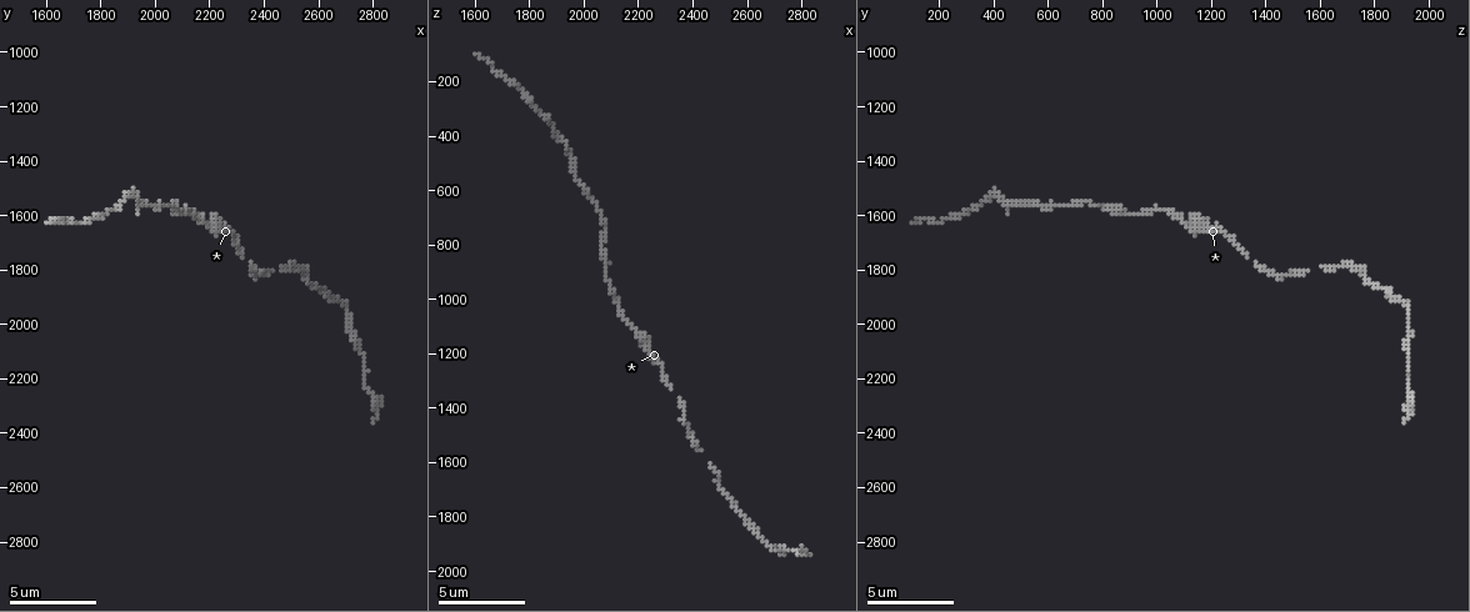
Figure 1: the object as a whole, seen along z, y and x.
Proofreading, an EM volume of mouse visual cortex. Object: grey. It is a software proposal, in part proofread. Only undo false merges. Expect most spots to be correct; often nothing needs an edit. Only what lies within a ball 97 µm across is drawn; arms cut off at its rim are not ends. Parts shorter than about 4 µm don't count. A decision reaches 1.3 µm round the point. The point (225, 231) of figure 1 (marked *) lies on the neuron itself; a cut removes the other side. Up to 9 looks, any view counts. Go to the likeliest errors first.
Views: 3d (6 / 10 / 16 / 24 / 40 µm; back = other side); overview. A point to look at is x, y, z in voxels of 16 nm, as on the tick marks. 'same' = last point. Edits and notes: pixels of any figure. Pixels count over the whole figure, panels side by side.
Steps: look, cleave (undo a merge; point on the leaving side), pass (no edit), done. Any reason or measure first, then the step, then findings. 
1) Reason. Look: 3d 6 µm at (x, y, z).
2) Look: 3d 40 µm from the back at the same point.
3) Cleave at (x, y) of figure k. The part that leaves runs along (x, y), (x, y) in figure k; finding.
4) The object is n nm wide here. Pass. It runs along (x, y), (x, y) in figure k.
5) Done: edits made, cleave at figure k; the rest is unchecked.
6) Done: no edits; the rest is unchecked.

A narrow waist. Look: 3d 16 µm at (2090, 1590, 910).

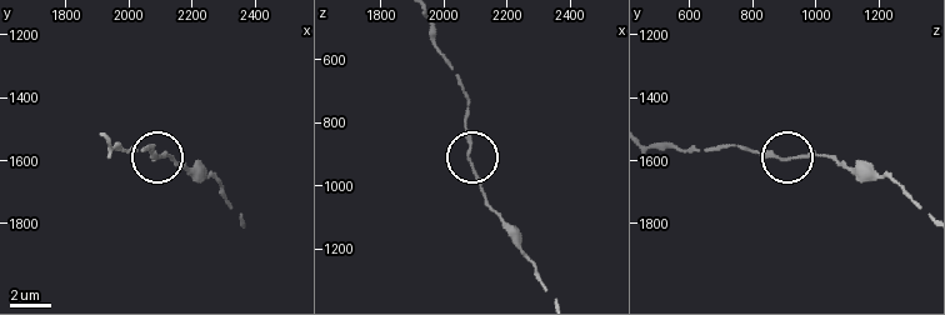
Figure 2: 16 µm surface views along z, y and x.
Look: 3d 16 µm from the back at (2090, 1590, 920).

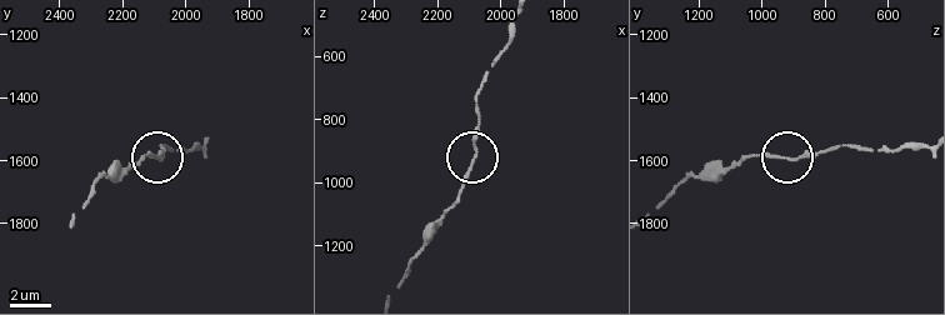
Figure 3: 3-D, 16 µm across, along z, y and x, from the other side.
Pass. It runs along (699, 179), (723, 178), (758, 154), (809, 159), (836, 149) in figure 3; all the same neuron.

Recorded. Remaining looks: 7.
Thin neck. Look: 3d 10 µm at (2470, 1780, 1620).

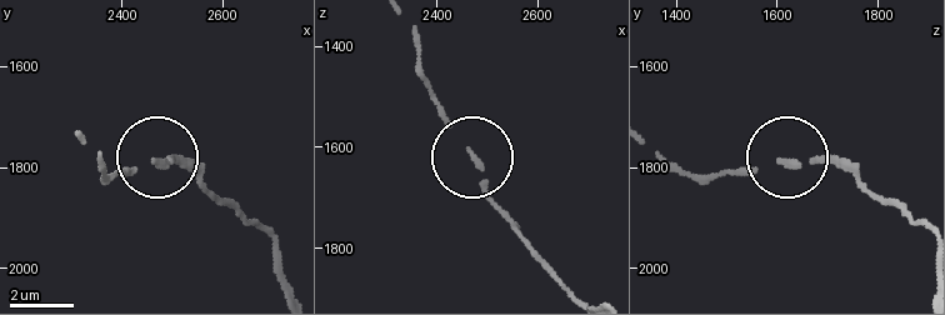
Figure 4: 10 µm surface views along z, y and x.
Look: 3d 10 µm from the back at (2470, 1795, 1615).

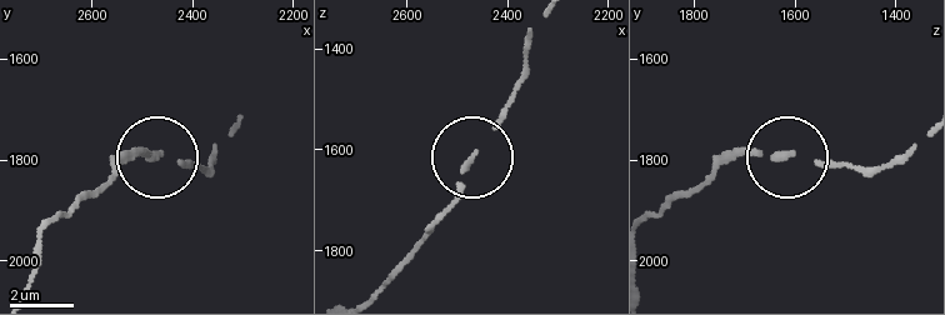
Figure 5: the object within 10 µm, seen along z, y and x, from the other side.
Pass. One neuron here.

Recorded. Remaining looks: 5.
Calibre changes. Look: 3d 10 µm at (2770, 2220, 1920).

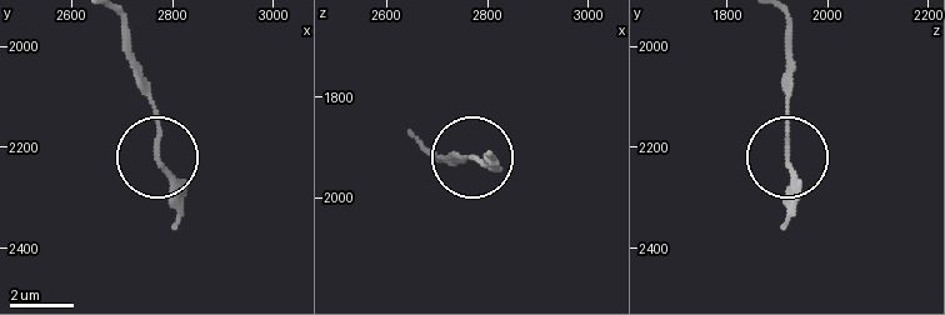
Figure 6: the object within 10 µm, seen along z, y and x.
The object is 140 nm wide here. Pass. All the same neuron.

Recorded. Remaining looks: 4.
Thick turns thin. Look: 3d 6 µm at (1990, 1570, 580).

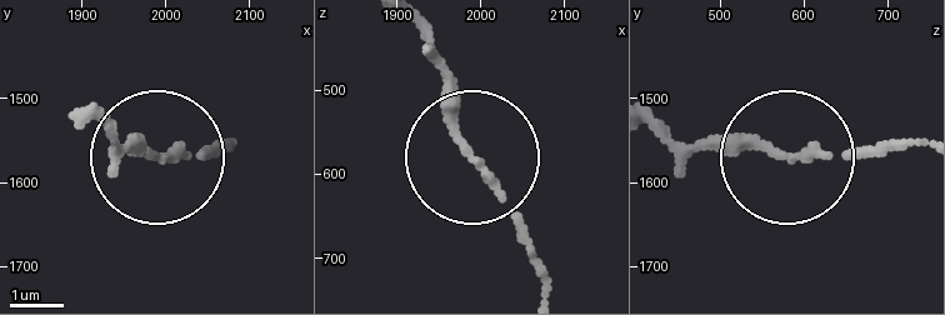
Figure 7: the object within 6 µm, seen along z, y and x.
Look: 3d 6 µm from the back at (1995, 1570, 585).

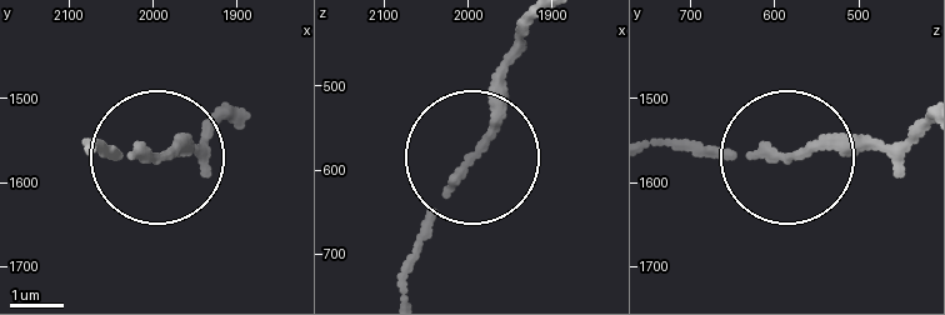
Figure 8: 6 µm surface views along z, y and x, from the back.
Pass. It runs along (95, 148), (85, 139), (104, 151), (203, 151) in figure 8; one neuron here.

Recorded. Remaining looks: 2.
Done: no edits; the rest is unchecked.

